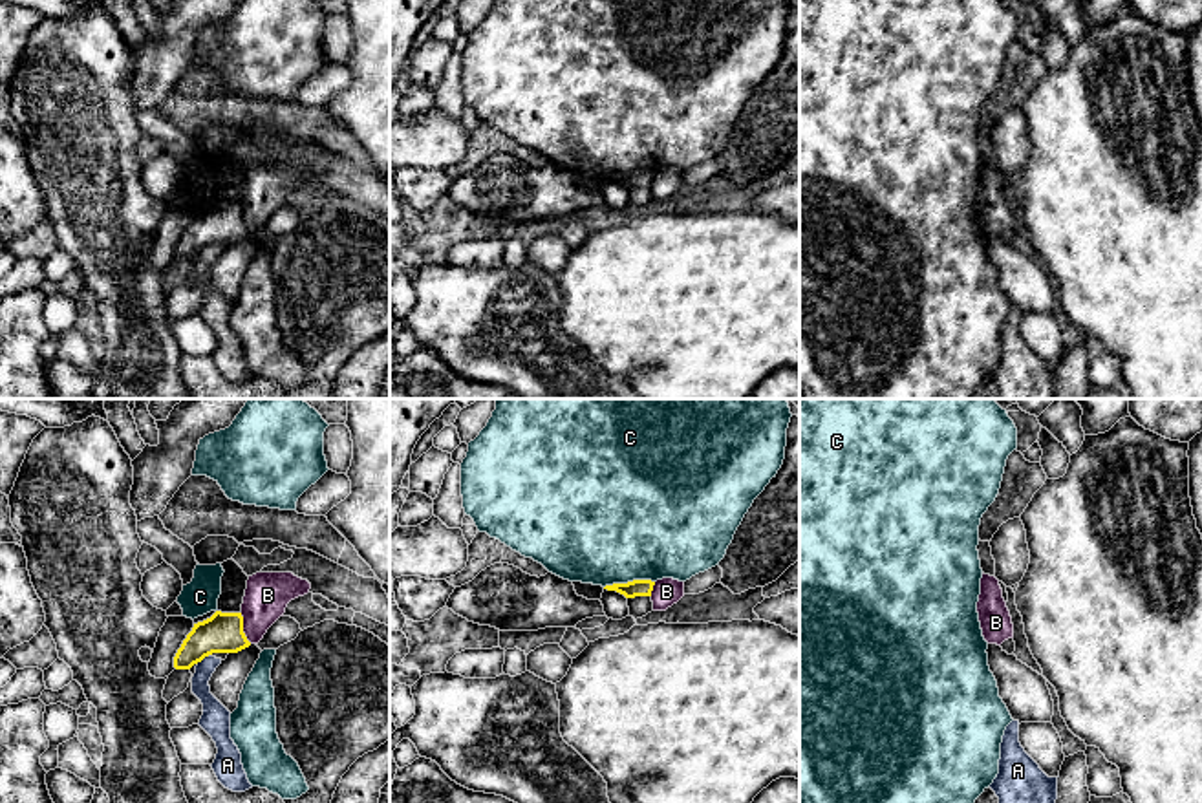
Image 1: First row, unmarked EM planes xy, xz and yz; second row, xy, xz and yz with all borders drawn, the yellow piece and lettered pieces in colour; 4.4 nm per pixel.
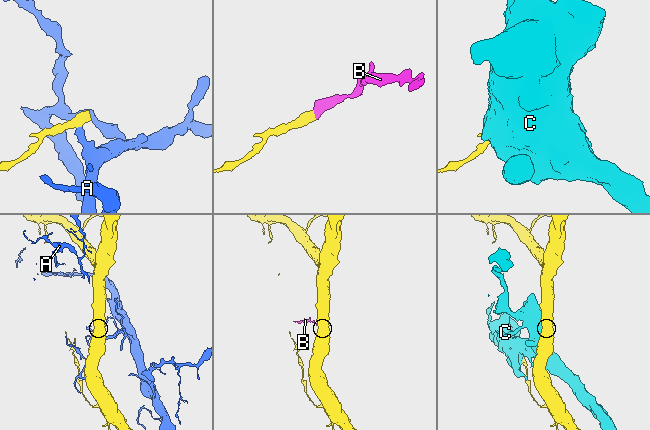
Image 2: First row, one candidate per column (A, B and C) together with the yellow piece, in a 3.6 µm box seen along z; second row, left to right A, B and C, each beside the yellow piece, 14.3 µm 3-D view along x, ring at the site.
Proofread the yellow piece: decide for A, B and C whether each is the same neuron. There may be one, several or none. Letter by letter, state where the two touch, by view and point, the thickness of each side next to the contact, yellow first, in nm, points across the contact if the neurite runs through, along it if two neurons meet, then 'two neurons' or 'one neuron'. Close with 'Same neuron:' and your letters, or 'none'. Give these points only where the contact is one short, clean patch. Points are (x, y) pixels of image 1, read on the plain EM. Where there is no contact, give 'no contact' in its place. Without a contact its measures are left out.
A: meets yellow in xy at (202, 249); 180 nm thick on the yellow side, 110 nm on the other; two neurons
B: meets yellow in xy at (242, 218); 180 nm thick on the yellow side, 190 nm on the other; border along xy (240, 203), (244, 225), (251, 233); two neurons
C: meets yellow in xz at (628, 172); 80 nm thick on the yellow side, 500 nm on the other; two neurons
Same neuron: none

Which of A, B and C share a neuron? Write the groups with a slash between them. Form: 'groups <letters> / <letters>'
groups A / B / C

